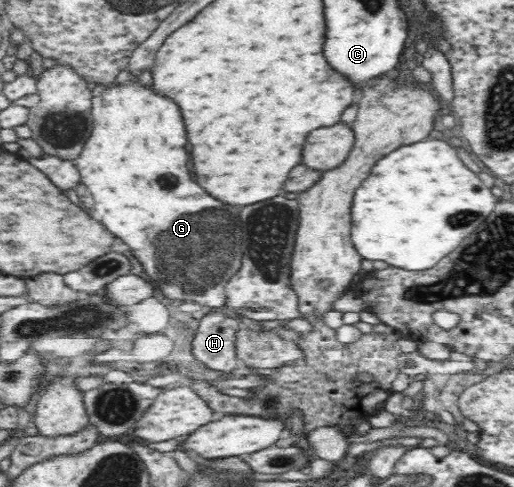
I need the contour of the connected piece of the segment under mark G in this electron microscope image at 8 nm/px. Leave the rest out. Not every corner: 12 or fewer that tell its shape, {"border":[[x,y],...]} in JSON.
{"border":[[96,85],[93,218],[183,315],[222,307],[243,232],[191,181],[179,107]]}

